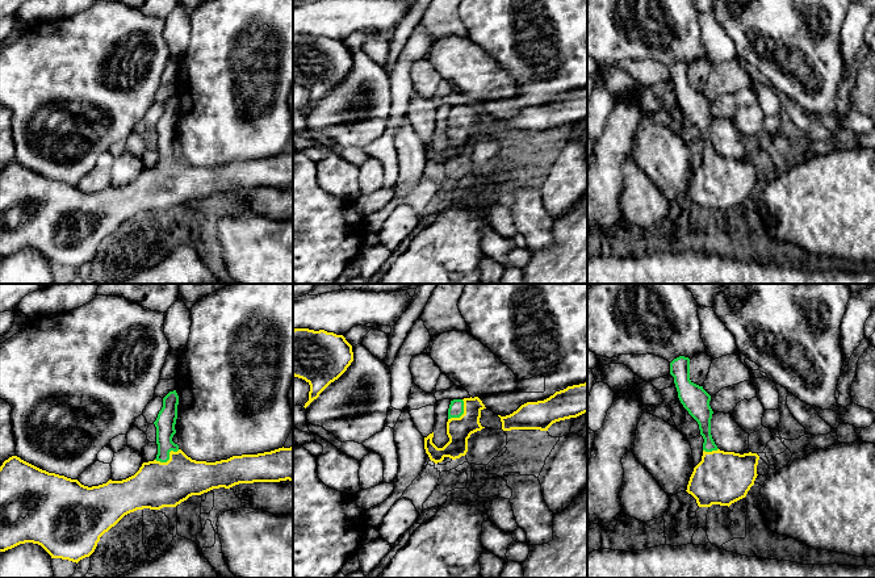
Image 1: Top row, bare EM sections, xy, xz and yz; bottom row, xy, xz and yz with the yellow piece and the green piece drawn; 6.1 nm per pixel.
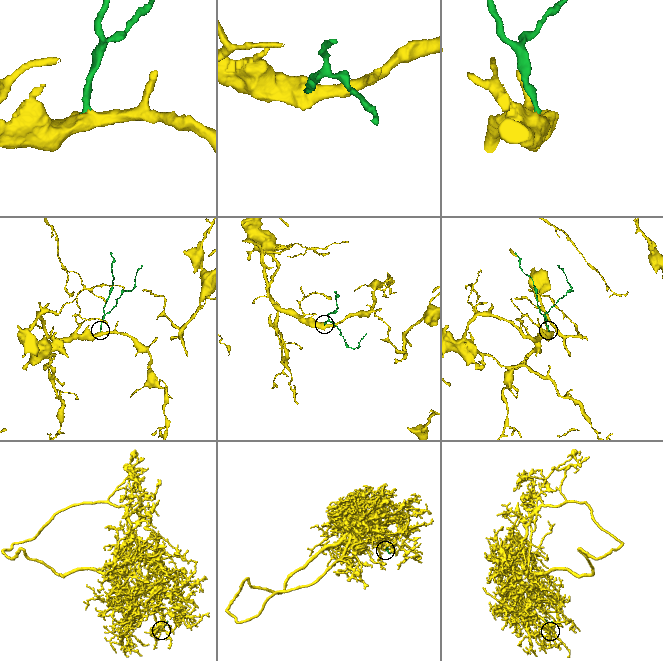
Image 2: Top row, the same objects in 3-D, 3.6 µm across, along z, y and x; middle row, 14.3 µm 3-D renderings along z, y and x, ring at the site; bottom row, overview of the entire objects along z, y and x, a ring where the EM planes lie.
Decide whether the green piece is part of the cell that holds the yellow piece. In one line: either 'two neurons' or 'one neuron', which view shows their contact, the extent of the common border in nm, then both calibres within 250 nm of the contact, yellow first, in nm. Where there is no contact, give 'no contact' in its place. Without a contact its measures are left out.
one neuron; contact in xy; length 170 nm; calibres 280 and 120 nm

